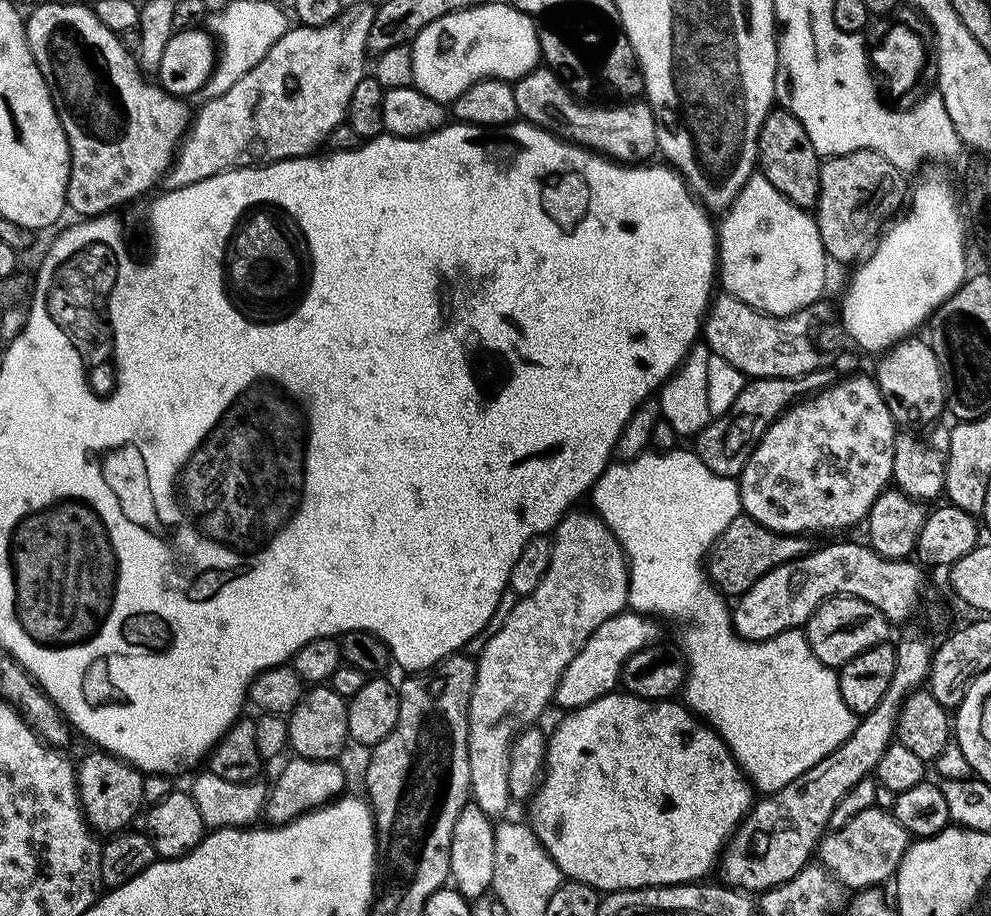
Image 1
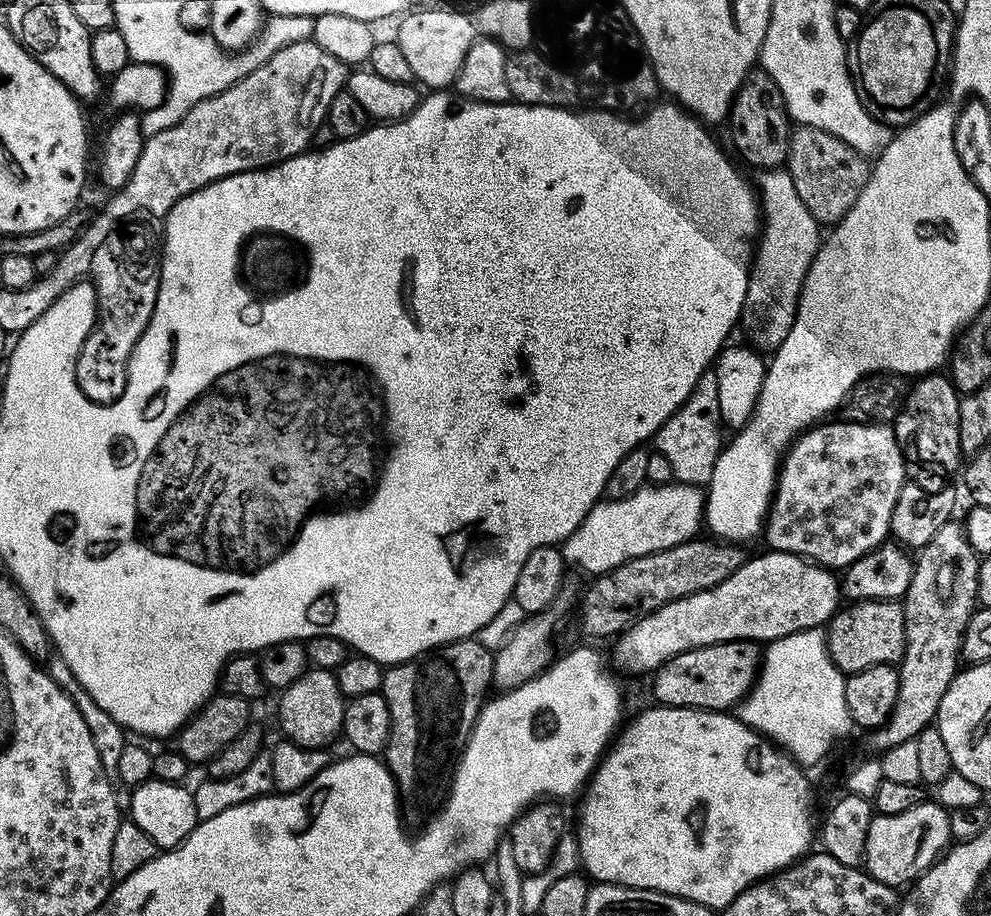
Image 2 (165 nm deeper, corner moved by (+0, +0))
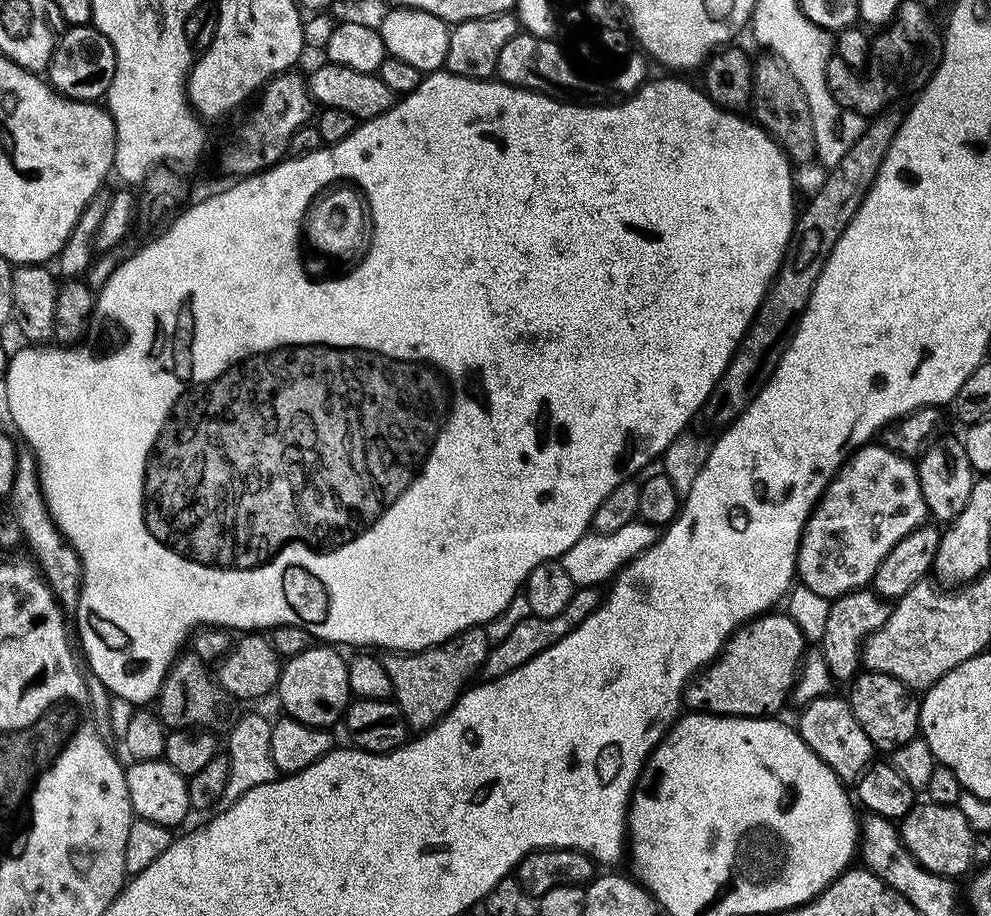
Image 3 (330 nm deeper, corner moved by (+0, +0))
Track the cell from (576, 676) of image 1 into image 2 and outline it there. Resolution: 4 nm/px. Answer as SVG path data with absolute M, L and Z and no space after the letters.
M764 550L761 556L756 556L753 560L752 557L745 559L739 570L730 574L730 578L718 582L718 586L683 596L640 617L636 623L615 637L616 649L613 650L612 656L622 667L629 668L632 672L652 674L670 658L702 646L714 646L735 640L771 642L786 634L804 632L807 628L819 629L836 615L841 604L842 584L833 569L824 568L789 552Z

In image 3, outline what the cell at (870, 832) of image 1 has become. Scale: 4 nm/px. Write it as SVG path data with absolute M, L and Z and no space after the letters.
M917 802L899 821L898 827L906 850L910 850L919 867L949 878L957 878L967 868L973 867L971 854L975 832L972 831L970 822L966 822L959 806Z

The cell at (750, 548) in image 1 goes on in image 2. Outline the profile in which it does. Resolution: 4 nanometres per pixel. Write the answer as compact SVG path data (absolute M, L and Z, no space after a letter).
M693 538L682 542L678 546L670 546L666 550L658 550L654 554L642 554L638 558L630 558L630 562L622 562L609 572L601 572L595 577L596 580L584 592L580 600L580 628L588 636L609 636L617 634L636 623L640 617L666 606L683 596L689 596L695 592L704 592L708 588L718 586L730 574L734 574L744 564L746 553L741 545L736 542L725 542L723 539L707 538L700 540Z

